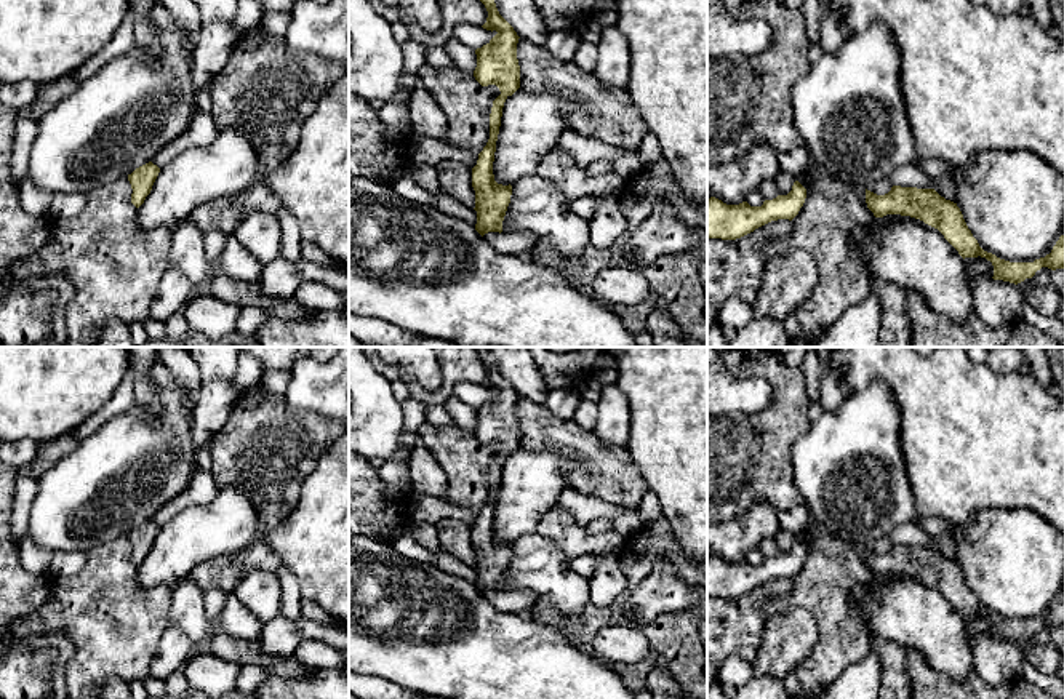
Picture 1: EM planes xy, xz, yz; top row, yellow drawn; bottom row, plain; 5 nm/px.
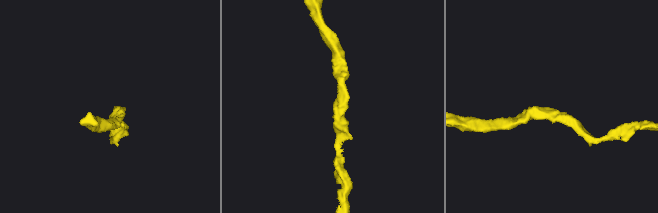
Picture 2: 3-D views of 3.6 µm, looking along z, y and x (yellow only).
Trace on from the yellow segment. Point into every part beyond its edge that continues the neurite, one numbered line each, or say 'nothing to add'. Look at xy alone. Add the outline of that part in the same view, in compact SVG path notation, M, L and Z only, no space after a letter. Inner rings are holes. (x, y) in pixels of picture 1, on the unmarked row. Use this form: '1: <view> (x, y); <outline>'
nothing to add

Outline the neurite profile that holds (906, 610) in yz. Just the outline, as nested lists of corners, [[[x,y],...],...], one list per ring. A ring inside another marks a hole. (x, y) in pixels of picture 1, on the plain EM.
[[[893,573],[891,579],[874,576],[867,584],[856,585],[851,595],[870,640],[915,648],[928,667],[957,680],[976,672],[963,616],[938,587]]]

